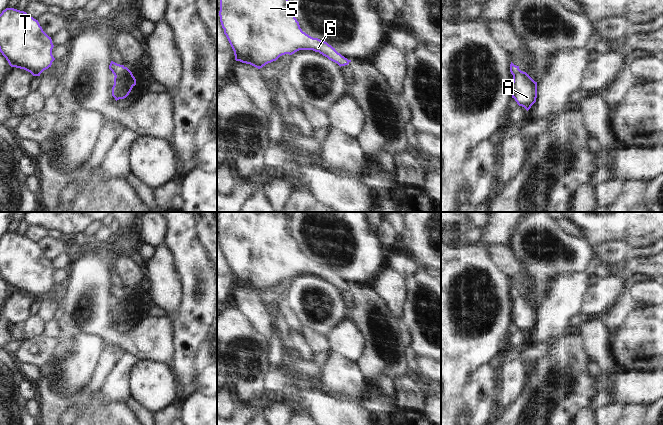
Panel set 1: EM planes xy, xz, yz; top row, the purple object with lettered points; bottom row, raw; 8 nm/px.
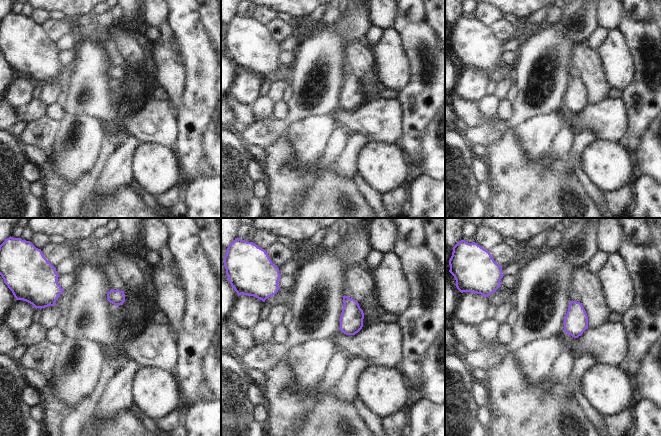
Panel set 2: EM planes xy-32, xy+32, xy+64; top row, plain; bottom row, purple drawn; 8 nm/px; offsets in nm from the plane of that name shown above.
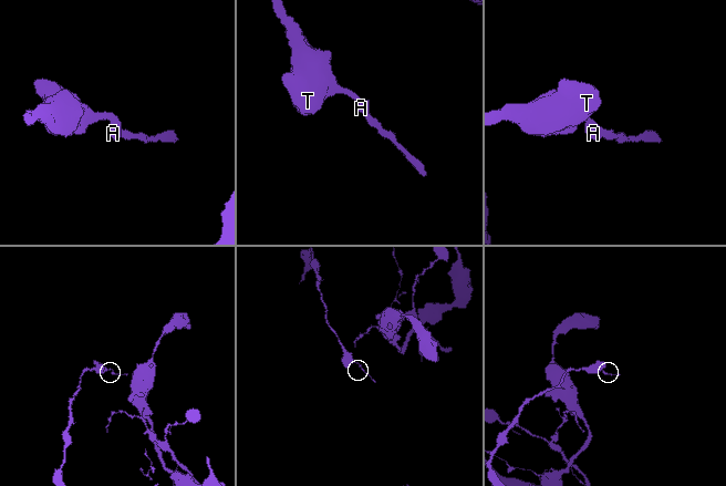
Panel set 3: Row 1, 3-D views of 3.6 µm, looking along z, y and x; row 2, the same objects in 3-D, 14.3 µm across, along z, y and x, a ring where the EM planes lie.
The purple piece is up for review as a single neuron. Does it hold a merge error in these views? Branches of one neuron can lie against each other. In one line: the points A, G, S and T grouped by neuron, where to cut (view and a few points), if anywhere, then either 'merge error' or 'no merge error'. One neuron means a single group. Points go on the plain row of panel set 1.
A G S T | no cut | no merge error

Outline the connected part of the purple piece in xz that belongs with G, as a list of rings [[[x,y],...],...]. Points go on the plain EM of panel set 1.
[[[220,212],[220,246],[235,279],[235,284],[258,293],[280,280],[299,274],[319,276],[340,291],[348,284],[327,266],[302,255],[288,229],[289,212]]]

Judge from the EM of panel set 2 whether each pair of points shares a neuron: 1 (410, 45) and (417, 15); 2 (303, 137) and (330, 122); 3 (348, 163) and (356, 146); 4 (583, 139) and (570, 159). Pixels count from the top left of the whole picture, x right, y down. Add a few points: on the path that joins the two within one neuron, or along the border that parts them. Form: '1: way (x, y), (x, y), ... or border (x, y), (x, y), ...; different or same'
1: way (414, 38), (414, 22); same
2: way (310, 135), (323, 126); same
3: way (348, 159), (352, 150); same
4: way (579, 144), (574, 154); same

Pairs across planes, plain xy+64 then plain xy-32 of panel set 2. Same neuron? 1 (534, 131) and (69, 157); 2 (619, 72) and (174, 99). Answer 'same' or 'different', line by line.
1: same
2: same

